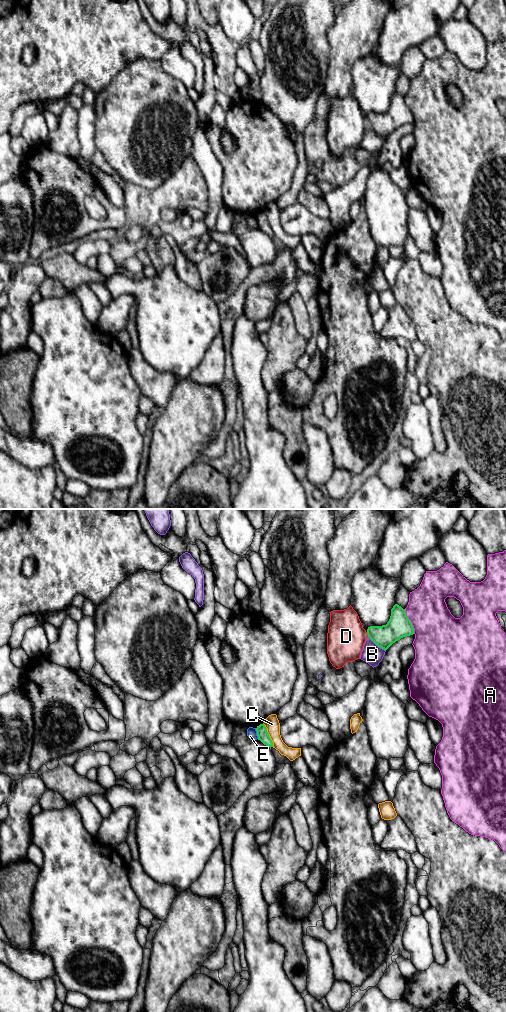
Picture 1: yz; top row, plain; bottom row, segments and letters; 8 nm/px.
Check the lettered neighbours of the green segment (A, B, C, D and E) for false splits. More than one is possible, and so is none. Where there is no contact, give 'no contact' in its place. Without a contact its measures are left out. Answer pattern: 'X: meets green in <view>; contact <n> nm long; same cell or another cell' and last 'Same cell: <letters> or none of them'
A: meets green in yz; contact 220 nm long; another cell
B: meets green in yz; contact 190 nm long; another cell
C: meets green in yz; contact 200 nm long; another cell
D: meets green in yz; contact 40 nm long; another cell
E: meets green in yz; contact 90 nm long; another cell
Same cell: none of them

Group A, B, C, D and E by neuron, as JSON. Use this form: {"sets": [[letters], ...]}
{"sets": [["A"], ["B"], ["C"], ["D"], ["E"]]}

